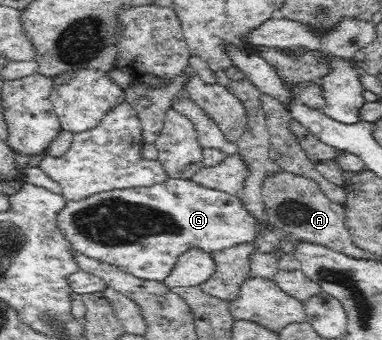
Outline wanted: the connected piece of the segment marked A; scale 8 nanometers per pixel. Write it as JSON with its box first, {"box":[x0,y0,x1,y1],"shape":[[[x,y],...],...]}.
{"box":[261,171,363,257],"shape":[[[287,171],[274,173],[263,180],[261,196],[265,204],[265,218],[271,225],[298,240],[324,245],[348,257],[363,256],[362,250],[352,241],[346,225],[345,205],[332,203],[313,179]]]}

